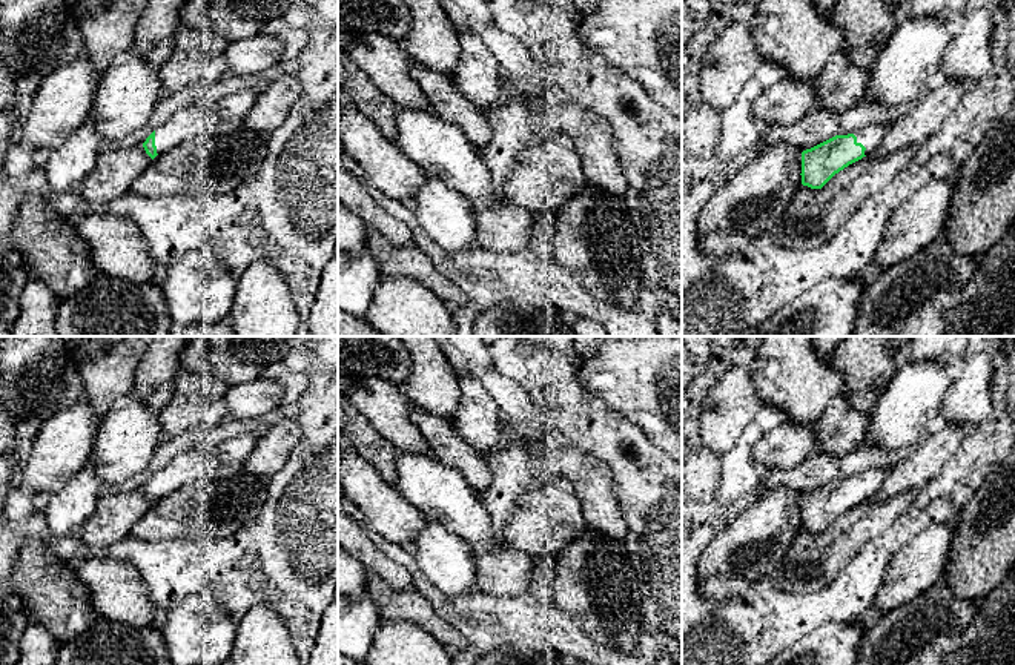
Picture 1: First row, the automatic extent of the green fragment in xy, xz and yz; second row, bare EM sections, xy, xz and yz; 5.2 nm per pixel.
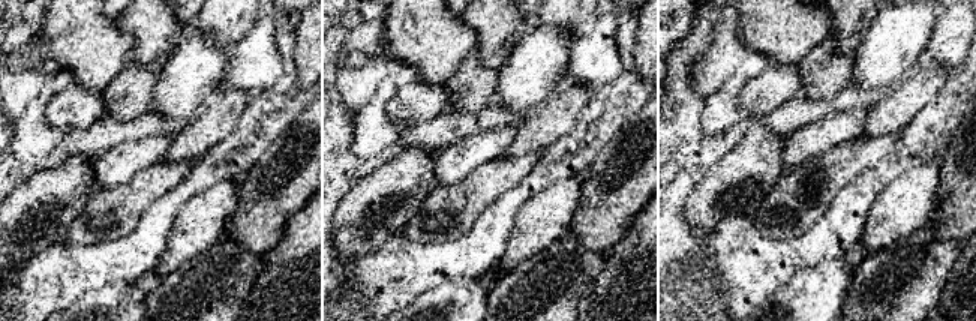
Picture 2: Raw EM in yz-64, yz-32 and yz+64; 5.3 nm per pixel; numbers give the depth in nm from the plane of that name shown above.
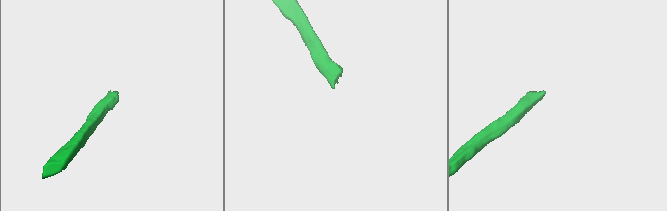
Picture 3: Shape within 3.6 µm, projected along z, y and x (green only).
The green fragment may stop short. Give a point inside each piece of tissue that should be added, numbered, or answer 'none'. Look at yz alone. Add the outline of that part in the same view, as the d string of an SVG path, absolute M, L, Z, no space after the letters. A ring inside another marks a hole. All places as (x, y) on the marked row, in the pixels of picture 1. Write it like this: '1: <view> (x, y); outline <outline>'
1: yz (871, 137); outline M871 124L852 132L857 137L857 143L866 147L865 155L875 154L884 138L886 127L886 124Z

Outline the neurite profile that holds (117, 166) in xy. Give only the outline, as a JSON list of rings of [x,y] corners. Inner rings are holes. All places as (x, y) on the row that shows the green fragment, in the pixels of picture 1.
[[[104,144],[97,163],[84,178],[80,195],[88,203],[106,204],[127,190],[140,174],[150,164],[152,158],[143,144],[121,146]]]

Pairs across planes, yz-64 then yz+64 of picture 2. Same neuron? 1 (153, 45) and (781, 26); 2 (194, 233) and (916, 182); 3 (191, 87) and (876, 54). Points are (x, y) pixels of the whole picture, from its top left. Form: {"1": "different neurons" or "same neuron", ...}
{"1": "different neurons", "2": "same neuron", "3": "same neuron"}

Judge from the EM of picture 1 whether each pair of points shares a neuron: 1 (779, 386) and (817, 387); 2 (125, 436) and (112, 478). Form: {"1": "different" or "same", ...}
{"1": "same", "2": "same"}

